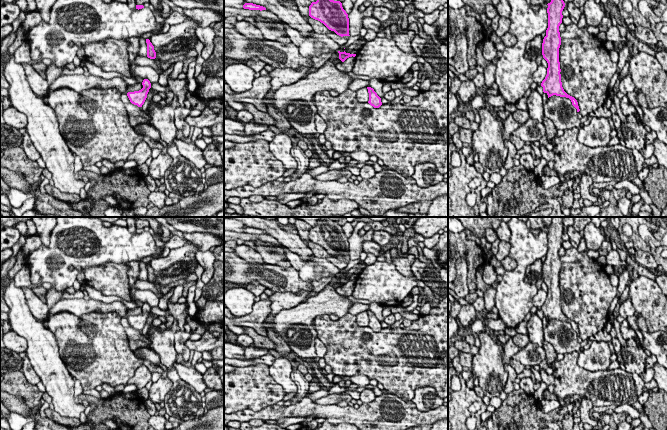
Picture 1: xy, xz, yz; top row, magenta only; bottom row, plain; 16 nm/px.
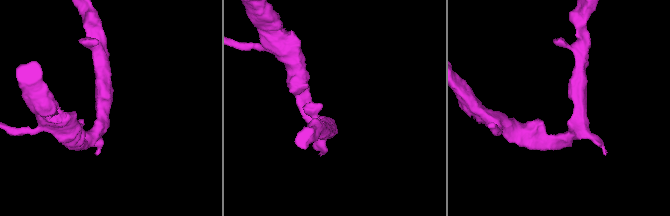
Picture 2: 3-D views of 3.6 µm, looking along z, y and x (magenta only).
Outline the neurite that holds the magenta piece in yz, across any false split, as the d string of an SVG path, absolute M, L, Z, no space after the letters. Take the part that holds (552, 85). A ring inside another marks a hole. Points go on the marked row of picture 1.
M551 0L547 5L548 28L542 43L542 55L548 63L548 68L547 75L542 81L541 86L543 87L543 92L548 95L548 98L553 95L569 98L572 105L577 109L577 112L579 112L580 109L577 100L564 91L561 82L559 62L561 37L559 26L562 23L562 11L565 3L563 0Z

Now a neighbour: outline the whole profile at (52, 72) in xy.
M53 62L47 66L46 77L49 86L55 81L56 78L63 75L62 72L65 68L74 70L76 66L73 64L73 62L63 67L57 67Z

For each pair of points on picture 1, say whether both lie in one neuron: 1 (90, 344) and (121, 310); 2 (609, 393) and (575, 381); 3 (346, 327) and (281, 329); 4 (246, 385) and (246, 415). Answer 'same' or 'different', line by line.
1: different
2: same
3: different
4: different

